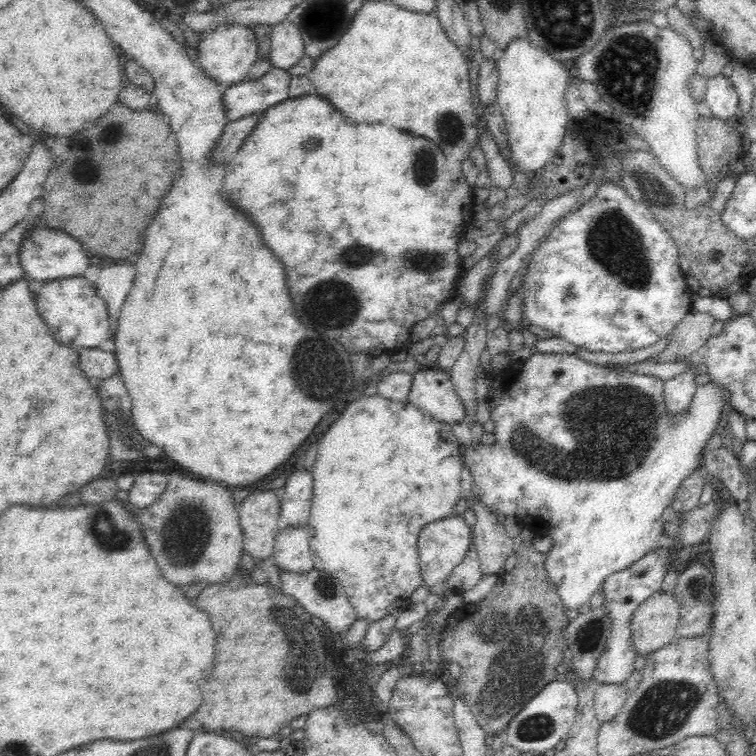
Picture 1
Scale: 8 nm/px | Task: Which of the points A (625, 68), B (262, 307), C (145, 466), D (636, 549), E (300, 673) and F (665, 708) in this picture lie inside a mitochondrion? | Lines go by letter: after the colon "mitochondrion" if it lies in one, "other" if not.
A: mitochondrion
B: other
C: other
D: other
E: mitochondrion
F: mitochondrion

